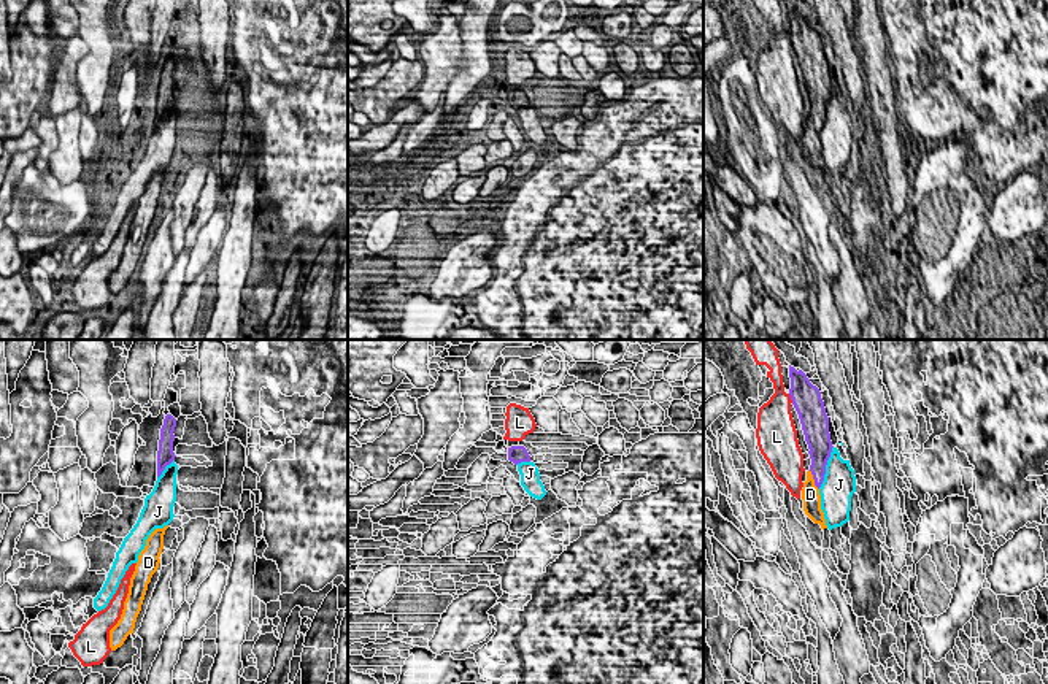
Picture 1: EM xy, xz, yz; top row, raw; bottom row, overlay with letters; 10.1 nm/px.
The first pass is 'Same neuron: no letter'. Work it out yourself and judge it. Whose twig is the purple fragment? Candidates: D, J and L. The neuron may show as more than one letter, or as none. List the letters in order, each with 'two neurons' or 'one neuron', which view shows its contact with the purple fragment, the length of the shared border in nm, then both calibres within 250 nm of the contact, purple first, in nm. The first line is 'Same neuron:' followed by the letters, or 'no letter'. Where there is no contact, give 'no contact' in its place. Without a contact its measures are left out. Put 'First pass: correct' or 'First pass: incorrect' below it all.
Same neuron: D
D: one neuron | yz | 240 nm | 200/190 nm
J: two neurons | yz | 460 nm | 240/340 nm
L: two neurons | yz | 110 nm | 300/340 nm
First pass: incorrect

